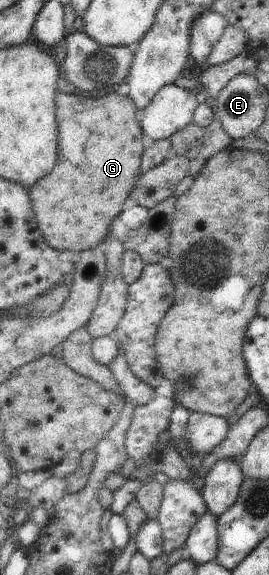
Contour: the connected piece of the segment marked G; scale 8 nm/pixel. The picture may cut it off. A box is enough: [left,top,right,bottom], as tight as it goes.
[30,90,145,252]

